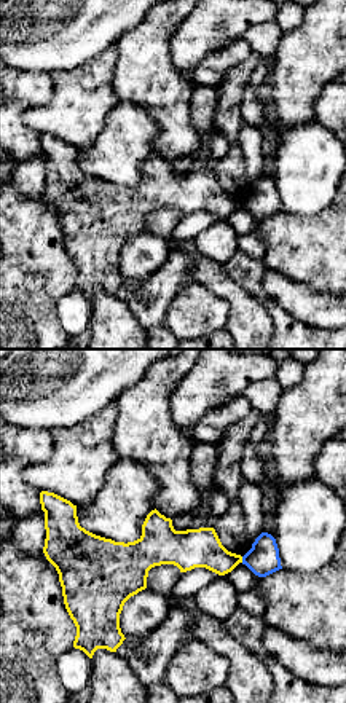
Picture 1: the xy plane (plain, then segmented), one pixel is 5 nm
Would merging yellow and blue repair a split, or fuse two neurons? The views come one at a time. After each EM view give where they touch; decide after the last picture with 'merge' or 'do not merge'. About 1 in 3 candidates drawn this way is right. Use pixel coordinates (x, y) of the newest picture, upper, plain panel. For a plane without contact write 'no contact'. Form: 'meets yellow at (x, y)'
meets yellow at (241, 203)

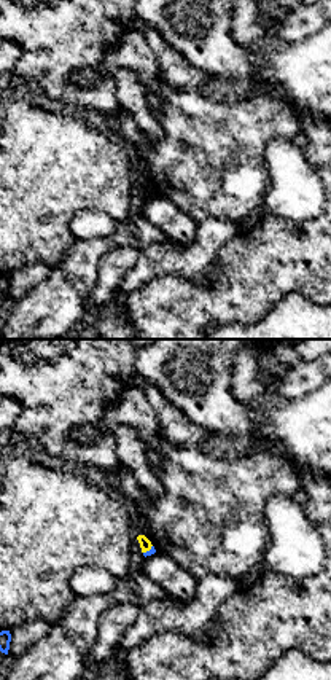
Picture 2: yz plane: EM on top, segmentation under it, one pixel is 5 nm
meets yellow at (148, 193)

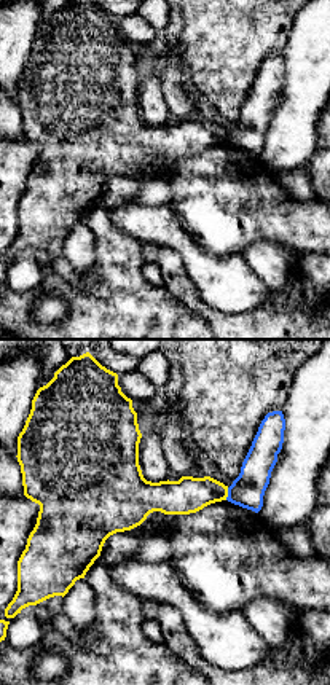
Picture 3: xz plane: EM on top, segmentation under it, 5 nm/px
meets yellow at (227, 137)

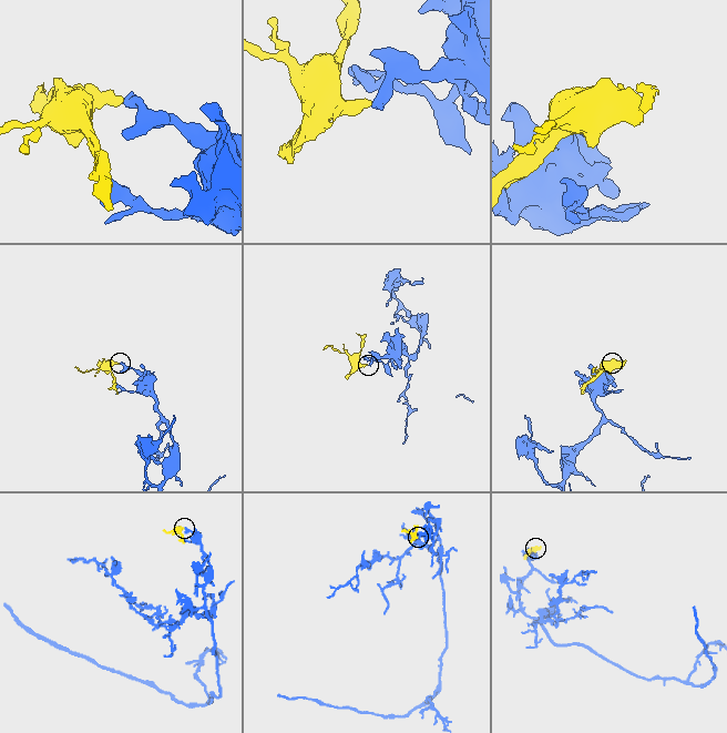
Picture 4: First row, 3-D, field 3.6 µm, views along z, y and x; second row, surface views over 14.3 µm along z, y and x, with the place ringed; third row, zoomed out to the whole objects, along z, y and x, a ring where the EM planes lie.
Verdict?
do not merge

